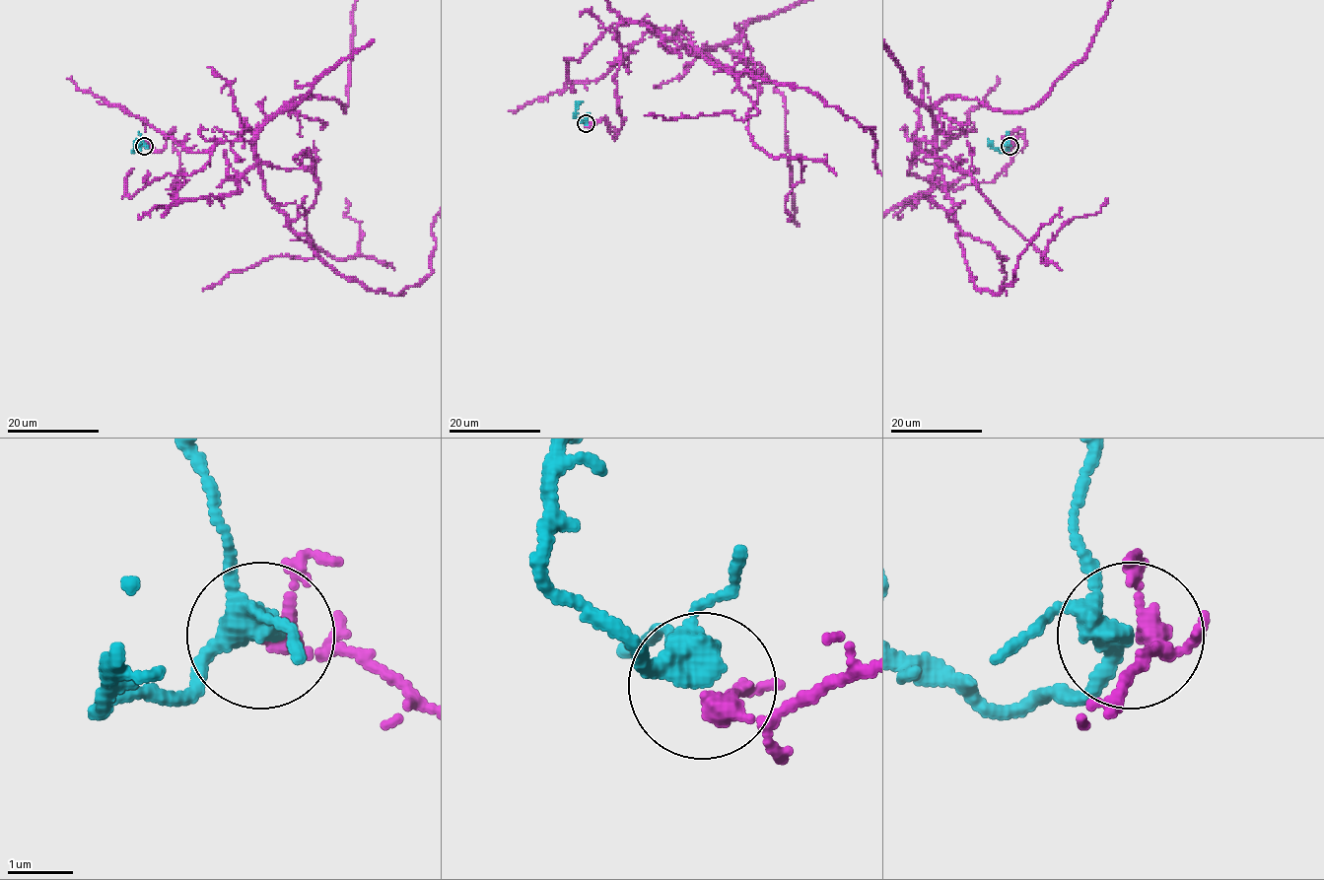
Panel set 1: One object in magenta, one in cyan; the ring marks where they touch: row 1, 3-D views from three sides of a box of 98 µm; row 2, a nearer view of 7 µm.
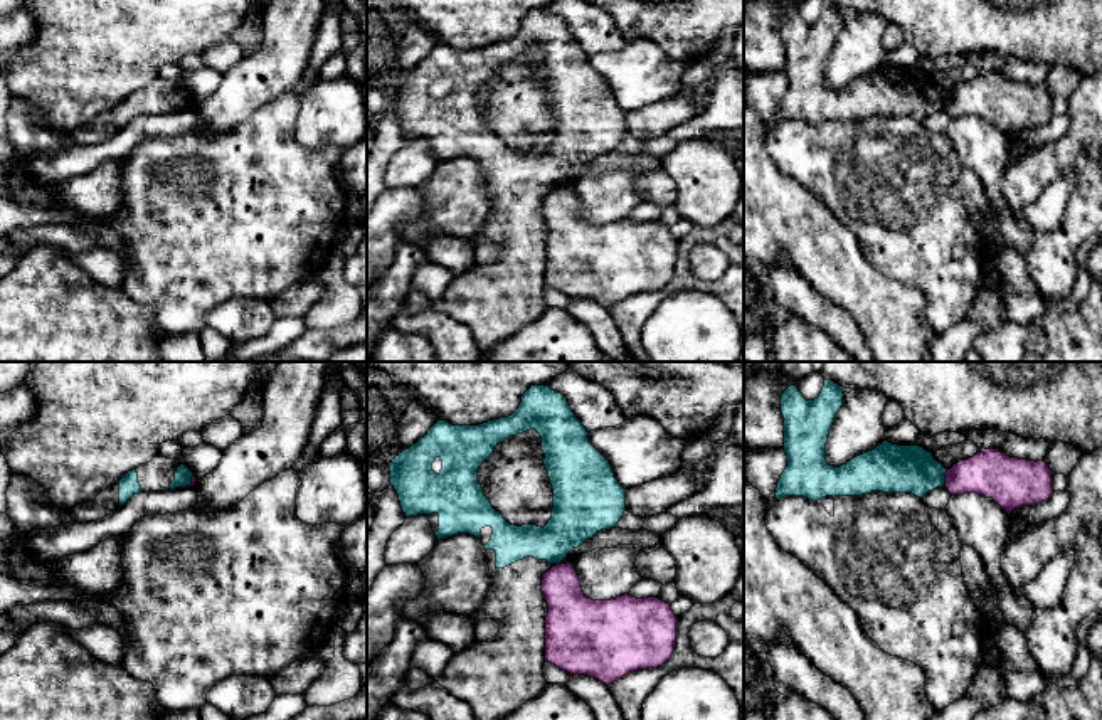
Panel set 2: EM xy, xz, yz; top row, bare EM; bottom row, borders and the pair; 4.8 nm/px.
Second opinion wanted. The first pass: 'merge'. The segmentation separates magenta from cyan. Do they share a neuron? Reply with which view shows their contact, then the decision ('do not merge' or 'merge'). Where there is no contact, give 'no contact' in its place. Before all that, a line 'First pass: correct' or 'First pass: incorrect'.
First pass: incorrect
yz | do not merge

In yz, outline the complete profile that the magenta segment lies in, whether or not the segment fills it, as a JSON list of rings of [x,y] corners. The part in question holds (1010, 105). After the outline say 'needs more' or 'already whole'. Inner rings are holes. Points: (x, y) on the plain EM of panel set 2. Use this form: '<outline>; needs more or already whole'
[[[981,72],[946,96],[951,118],[977,116],[993,121],[1008,138],[1053,118],[1053,94],[1045,84],[1009,81],[999,72]]]; already whole

